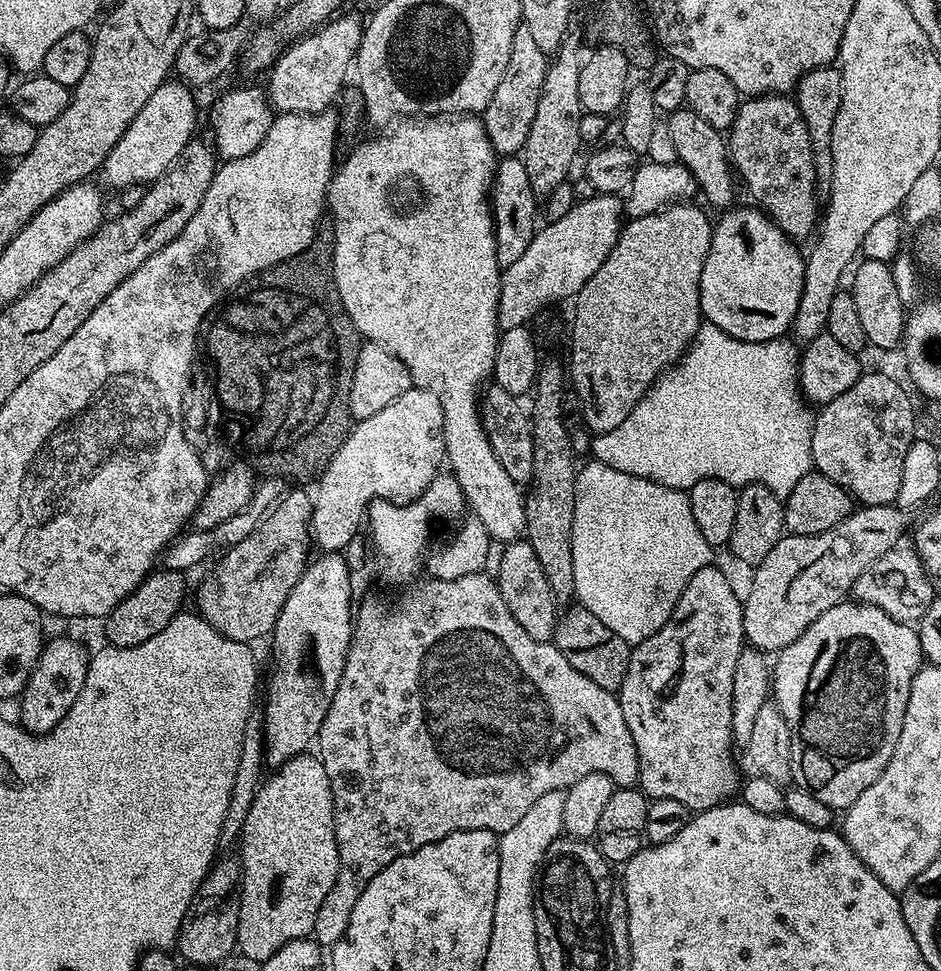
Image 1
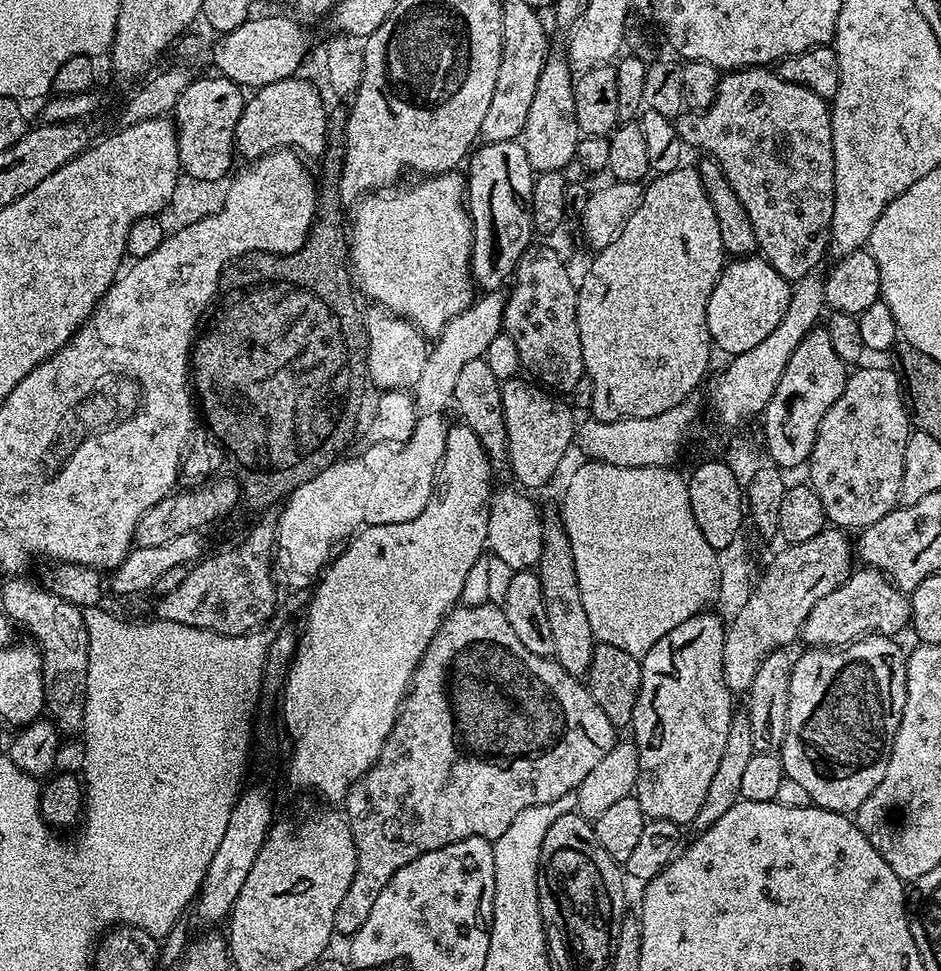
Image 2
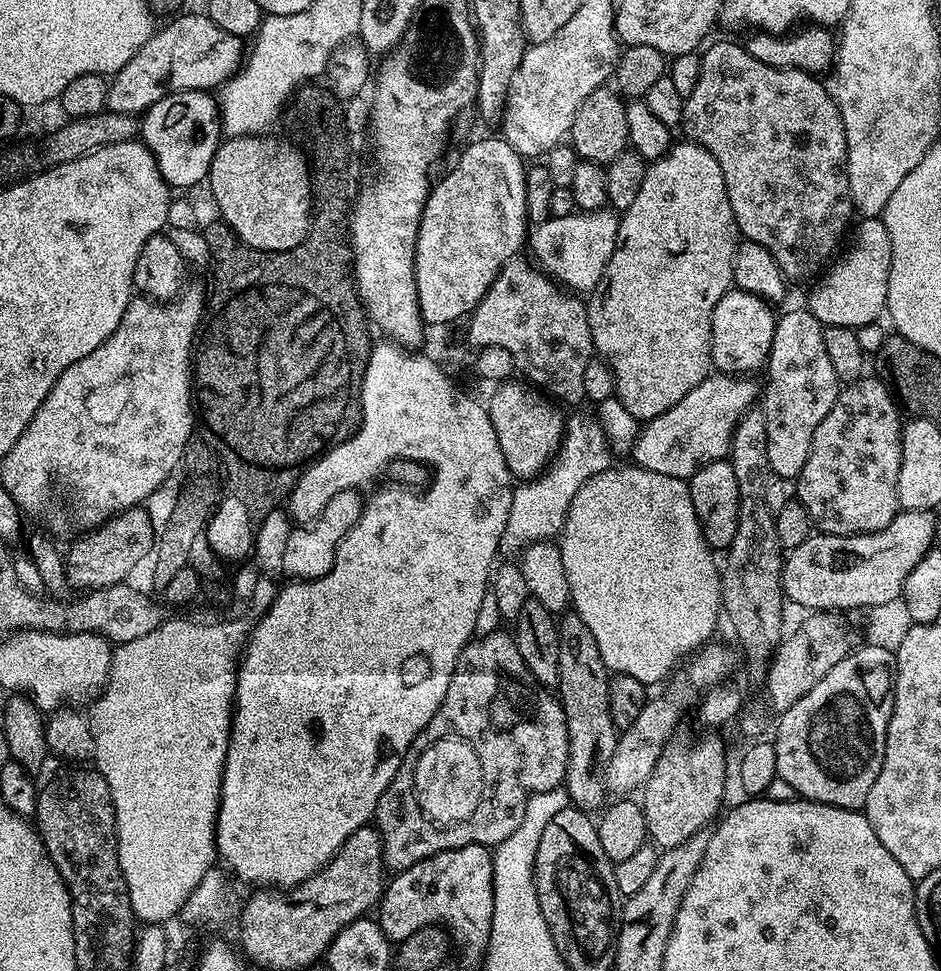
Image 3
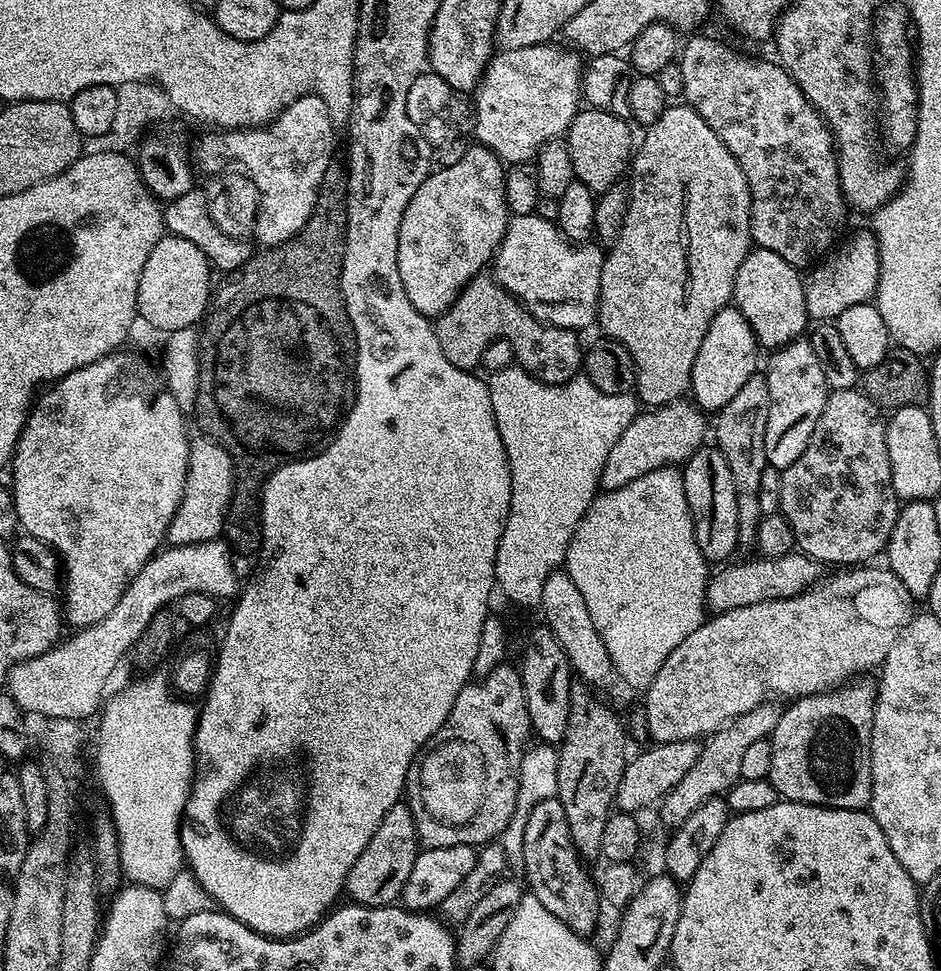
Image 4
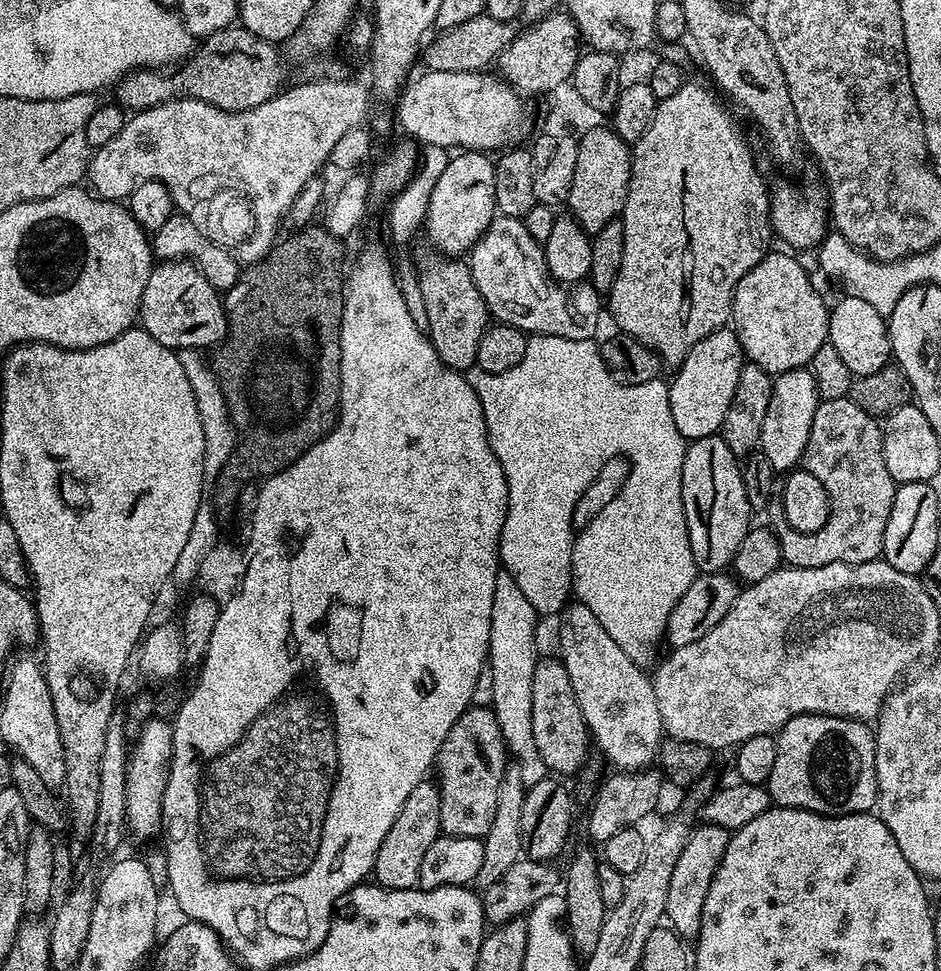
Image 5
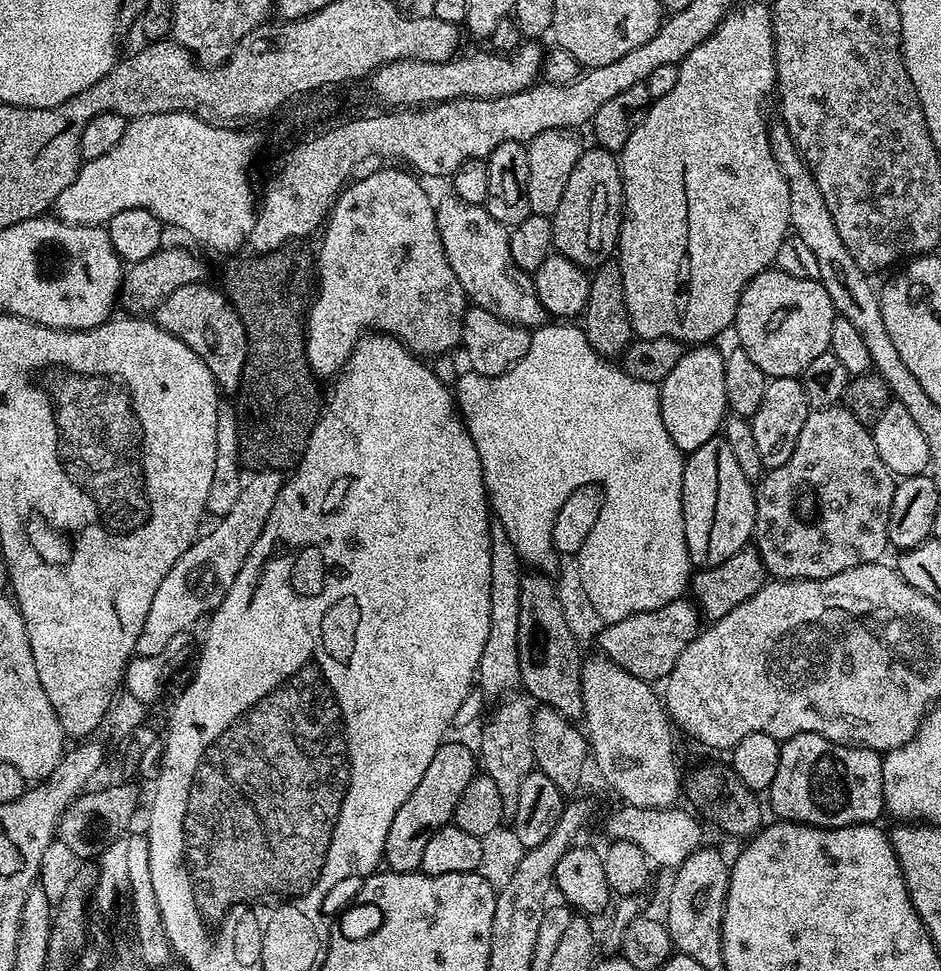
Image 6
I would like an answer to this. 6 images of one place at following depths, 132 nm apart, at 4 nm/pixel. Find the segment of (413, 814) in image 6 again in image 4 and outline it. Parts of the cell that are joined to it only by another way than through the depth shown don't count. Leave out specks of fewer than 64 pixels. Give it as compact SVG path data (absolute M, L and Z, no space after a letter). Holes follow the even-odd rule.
M401 802L390 806L378 830L374 830L374 838L366 842L366 850L362 850L354 866L350 866L350 874L344 880L347 899L371 908L387 908L395 905L406 886L406 878L410 878L410 870L414 870L416 854L421 848L418 825L409 805Z

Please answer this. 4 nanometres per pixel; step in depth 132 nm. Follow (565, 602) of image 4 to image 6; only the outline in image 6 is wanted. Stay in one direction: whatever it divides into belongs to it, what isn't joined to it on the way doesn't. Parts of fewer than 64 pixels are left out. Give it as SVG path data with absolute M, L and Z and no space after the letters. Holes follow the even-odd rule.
M595 654L580 665L583 727L600 776L621 796L624 804L643 808L670 808L681 799L682 776L676 773L672 753L673 725L649 681L638 678L603 654Z

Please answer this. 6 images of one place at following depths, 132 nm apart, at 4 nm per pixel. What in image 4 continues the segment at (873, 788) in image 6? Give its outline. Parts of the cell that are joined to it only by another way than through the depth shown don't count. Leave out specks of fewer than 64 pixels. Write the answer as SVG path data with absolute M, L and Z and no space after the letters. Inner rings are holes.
M856 678L845 683L839 688L834 688L830 692L819 692L817 696L801 696L793 699L789 708L785 707L780 714L778 726L774 726L770 737L772 742L772 753L770 754L770 770L768 771L768 781L778 790L781 798L793 800L795 804L823 804L826 808L868 808L868 803L872 797L872 759L870 758L870 742L872 741L872 731L874 730L874 710L876 709L876 689L877 685L868 681L868 678Z

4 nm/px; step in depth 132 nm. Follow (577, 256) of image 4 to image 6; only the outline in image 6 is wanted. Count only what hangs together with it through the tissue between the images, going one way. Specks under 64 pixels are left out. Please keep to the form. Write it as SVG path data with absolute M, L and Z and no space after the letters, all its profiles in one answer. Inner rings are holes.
M449 194L444 201L436 204L436 225L440 241L444 247L446 258L458 274L458 282L462 282L462 290L465 296L475 307L482 310L490 310L498 318L508 320L512 324L521 326L540 326L545 323L546 313L542 302L538 302L538 294L533 277L519 268L511 258L509 229L498 223L488 213L487 207L479 204L467 204L455 194Z

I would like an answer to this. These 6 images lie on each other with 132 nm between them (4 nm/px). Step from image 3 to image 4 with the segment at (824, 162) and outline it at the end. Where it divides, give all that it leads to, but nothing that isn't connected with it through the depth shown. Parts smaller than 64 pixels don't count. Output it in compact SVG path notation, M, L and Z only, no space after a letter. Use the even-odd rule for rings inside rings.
M700 34L689 35L692 37L683 41L678 53L684 79L683 99L688 107L702 114L706 126L710 126L710 130L722 138L726 150L730 150L738 166L742 166L742 174L746 174L752 199L750 230L753 245L774 250L778 258L786 258L786 262L794 269L807 269L833 251L850 215L840 185L832 131L806 98L806 94L802 94L798 82L790 78L783 64L771 64L768 60L747 60L742 53L727 48L720 40L696 35Z

